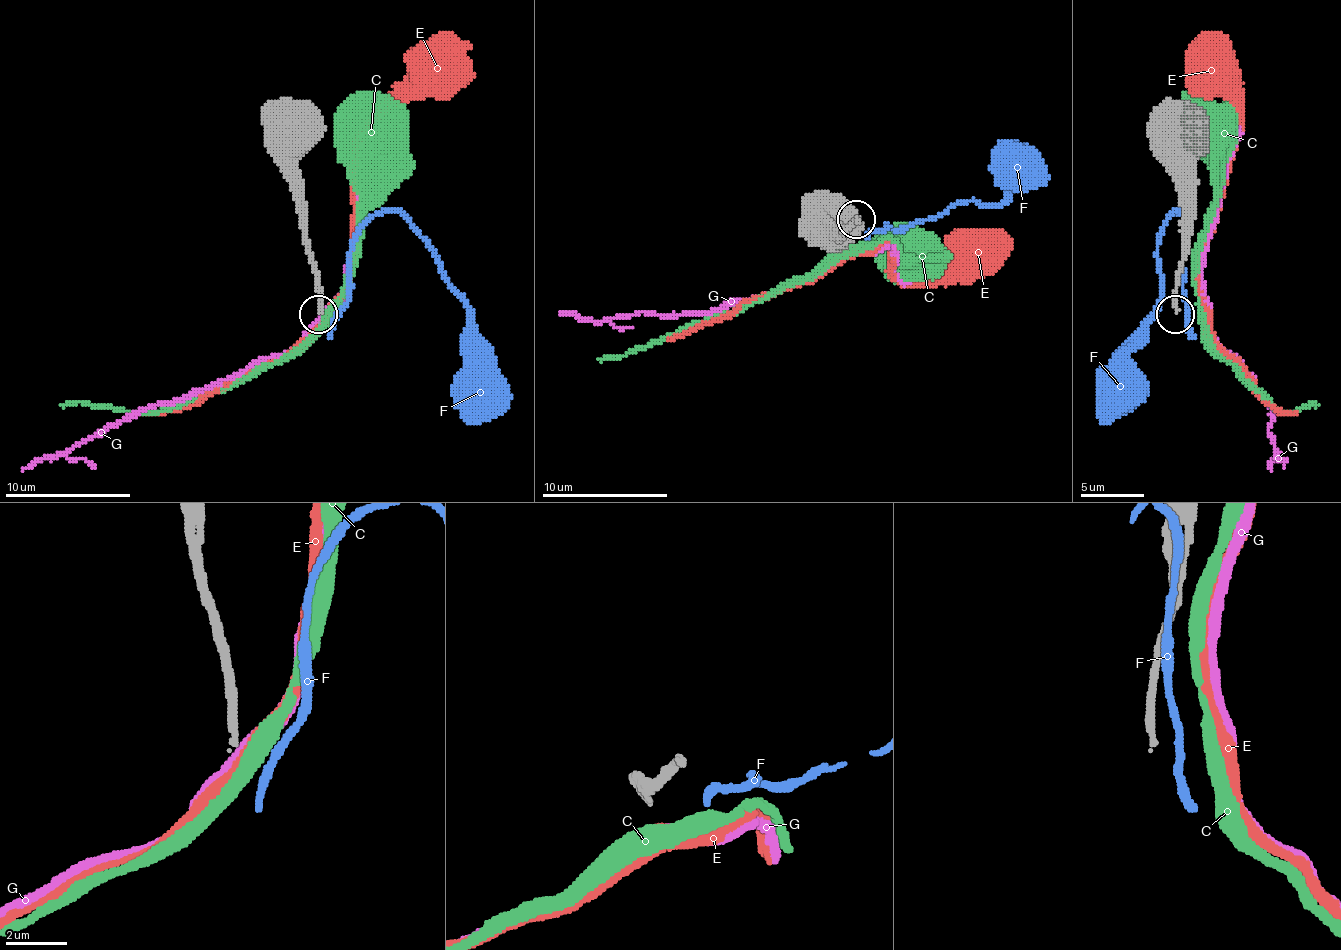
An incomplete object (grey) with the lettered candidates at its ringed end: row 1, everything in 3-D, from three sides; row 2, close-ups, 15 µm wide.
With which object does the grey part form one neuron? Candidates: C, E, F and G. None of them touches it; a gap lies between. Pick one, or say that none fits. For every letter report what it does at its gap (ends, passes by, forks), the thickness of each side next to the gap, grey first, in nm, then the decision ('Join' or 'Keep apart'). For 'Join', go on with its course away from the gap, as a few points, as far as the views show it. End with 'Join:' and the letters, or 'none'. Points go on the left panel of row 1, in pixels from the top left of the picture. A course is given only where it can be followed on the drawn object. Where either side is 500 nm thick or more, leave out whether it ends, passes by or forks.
C: It passes by. Thickness 200 nm (grey) against 360 nm. Keep apart
E: It passes by. Thickness 200 nm (grey) against 360 nm. Keep apart
F: It passes by. Thickness 200 nm (grey) against 240 nm. Keep apart
G: It passes by. Thickness 200 nm (grey) against 360 nm. Keep apart
Join: none

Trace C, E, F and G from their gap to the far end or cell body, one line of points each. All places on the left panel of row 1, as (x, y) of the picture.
C: (322, 316), (341, 294), (350, 250), (357, 240), (360, 215), (376, 190), (376, 146), (366, 139)
E: (322, 316), (347, 275), (360, 123), (420, 63), (436, 70)
F: (332, 319), (347, 300), (350, 240), (376, 215), (398, 212), (467, 307), (467, 367), (483, 392)
G: (319, 319), (290, 351), (193, 389), (174, 401), (139, 408), (63, 452), (44, 455), (22, 471)

